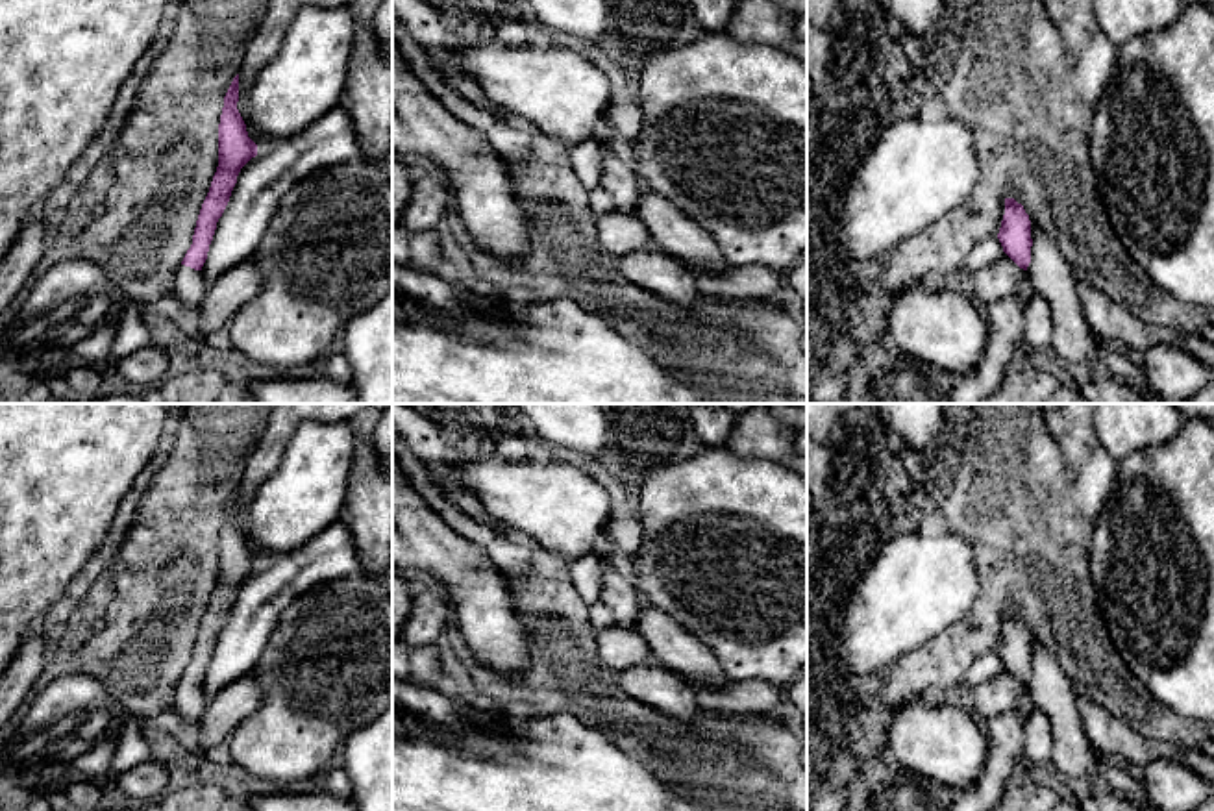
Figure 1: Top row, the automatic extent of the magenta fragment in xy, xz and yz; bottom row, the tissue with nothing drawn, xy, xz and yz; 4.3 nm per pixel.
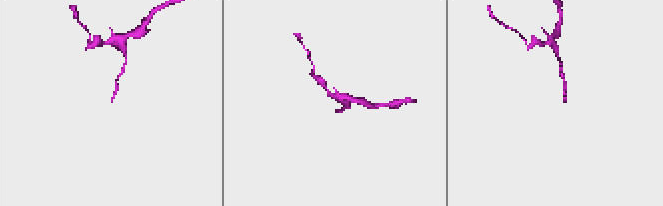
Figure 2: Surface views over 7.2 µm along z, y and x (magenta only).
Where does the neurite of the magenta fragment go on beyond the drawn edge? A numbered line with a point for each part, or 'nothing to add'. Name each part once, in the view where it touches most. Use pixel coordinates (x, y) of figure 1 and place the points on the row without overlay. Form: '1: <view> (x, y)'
1: xy (189, 702)

